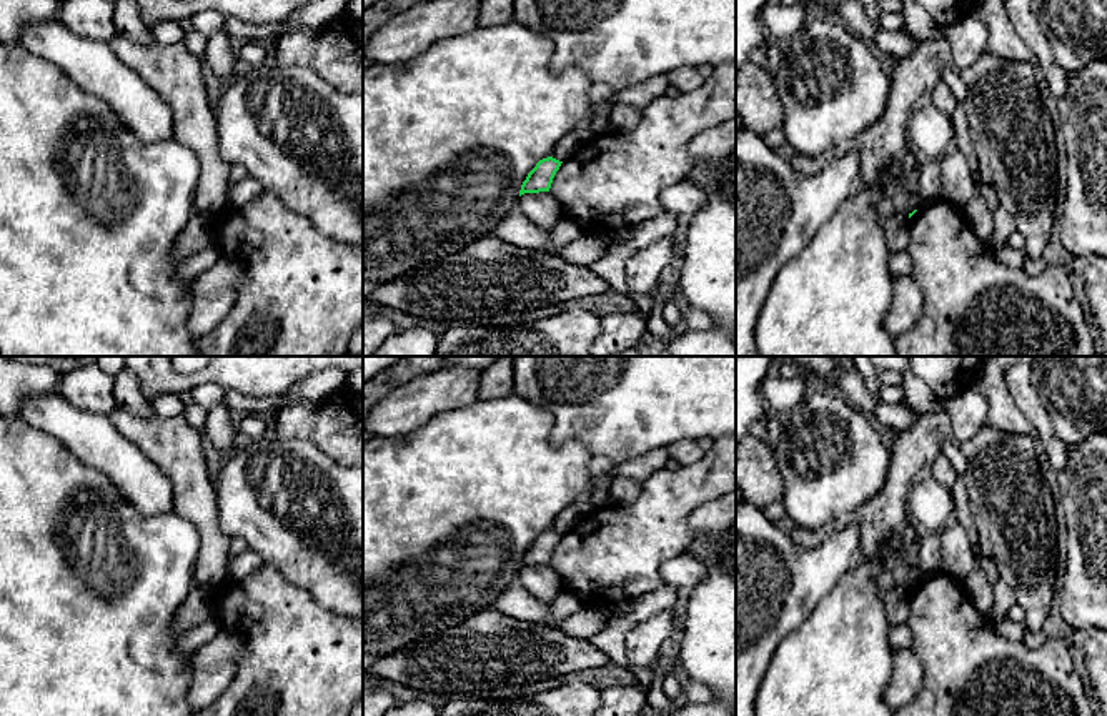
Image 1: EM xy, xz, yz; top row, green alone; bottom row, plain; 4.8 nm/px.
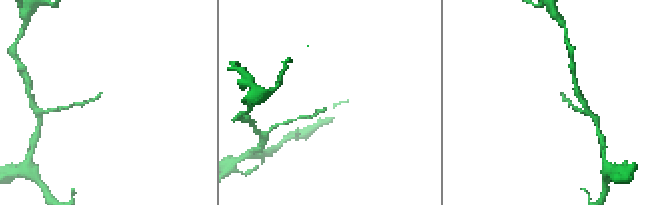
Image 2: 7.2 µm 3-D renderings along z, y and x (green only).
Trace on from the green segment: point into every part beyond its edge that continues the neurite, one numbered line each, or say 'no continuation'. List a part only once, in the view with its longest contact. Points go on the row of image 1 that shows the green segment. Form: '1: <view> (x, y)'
no continuation

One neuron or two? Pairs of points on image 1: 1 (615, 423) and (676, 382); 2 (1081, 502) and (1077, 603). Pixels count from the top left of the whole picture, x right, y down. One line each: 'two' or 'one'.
1: one
2: one

